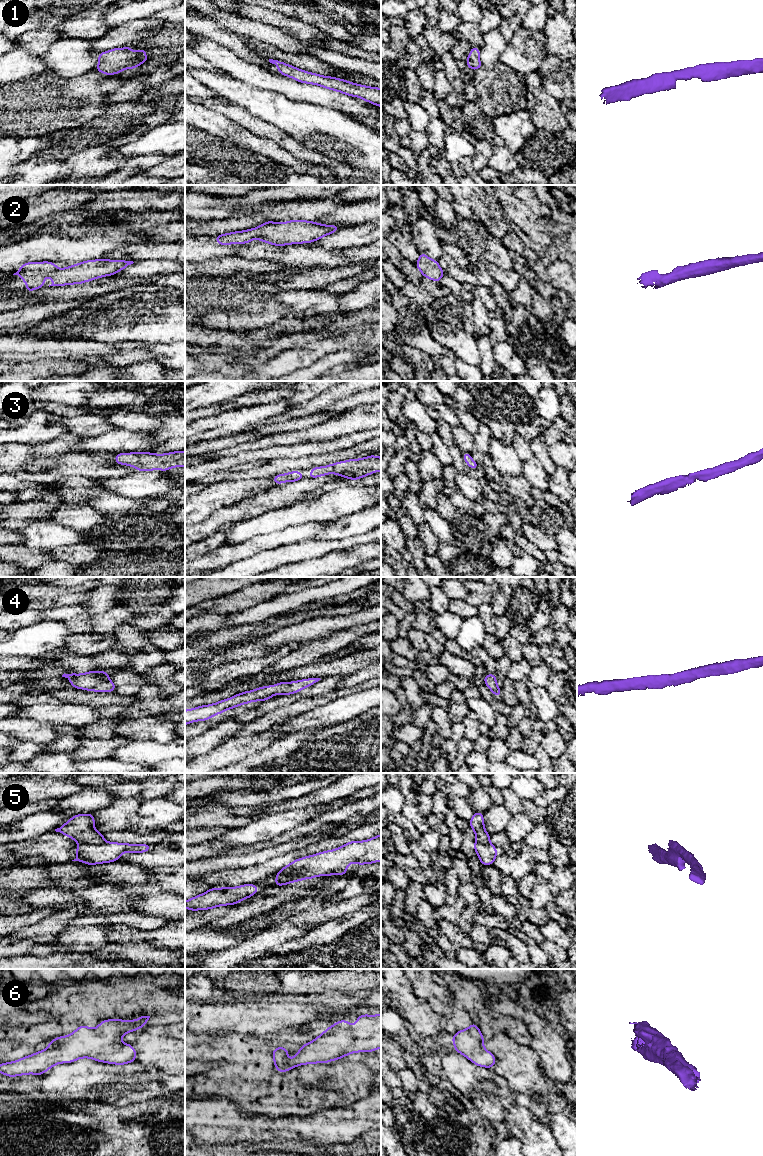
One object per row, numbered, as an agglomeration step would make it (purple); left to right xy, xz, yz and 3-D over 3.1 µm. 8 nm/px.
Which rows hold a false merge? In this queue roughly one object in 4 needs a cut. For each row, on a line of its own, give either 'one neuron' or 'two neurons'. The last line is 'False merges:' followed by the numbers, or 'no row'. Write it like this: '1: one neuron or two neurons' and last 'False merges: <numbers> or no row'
1: one neuron
2: one neuron
3: one neuron
4: one neuron
5: two neurons
6: one neuron
False merges: 5

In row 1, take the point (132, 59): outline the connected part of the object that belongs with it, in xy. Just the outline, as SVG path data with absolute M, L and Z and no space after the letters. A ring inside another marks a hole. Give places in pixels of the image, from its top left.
M131 46L126 48L114 48L99 53L99 63L95 71L106 75L119 74L123 69L133 69L149 60L146 57L146 49L139 52L132 51Z

